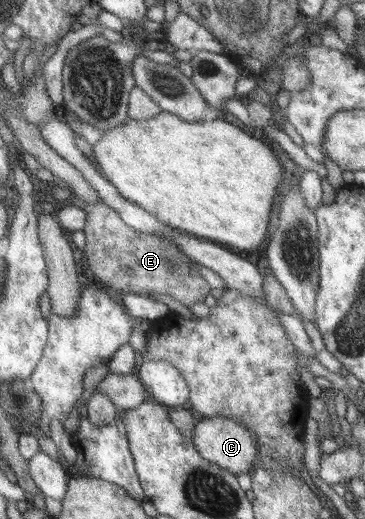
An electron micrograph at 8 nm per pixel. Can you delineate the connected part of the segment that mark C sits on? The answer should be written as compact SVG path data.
M226 417L203 418L193 430L192 442L196 444L197 451L213 465L226 469L233 475L251 473L251 465L254 465L255 457L258 454L258 443L255 436L235 419Z

